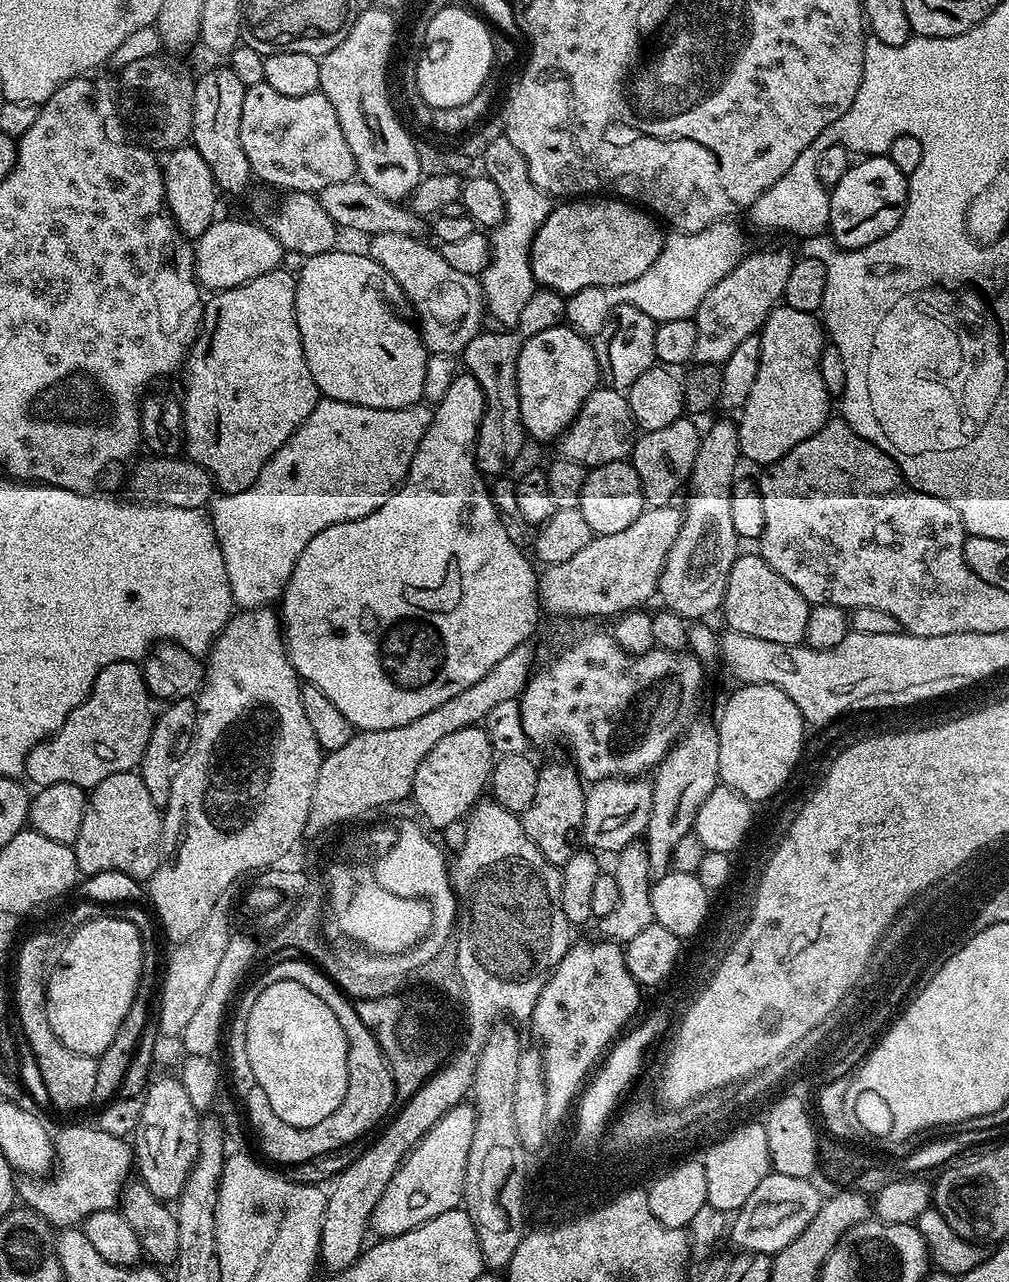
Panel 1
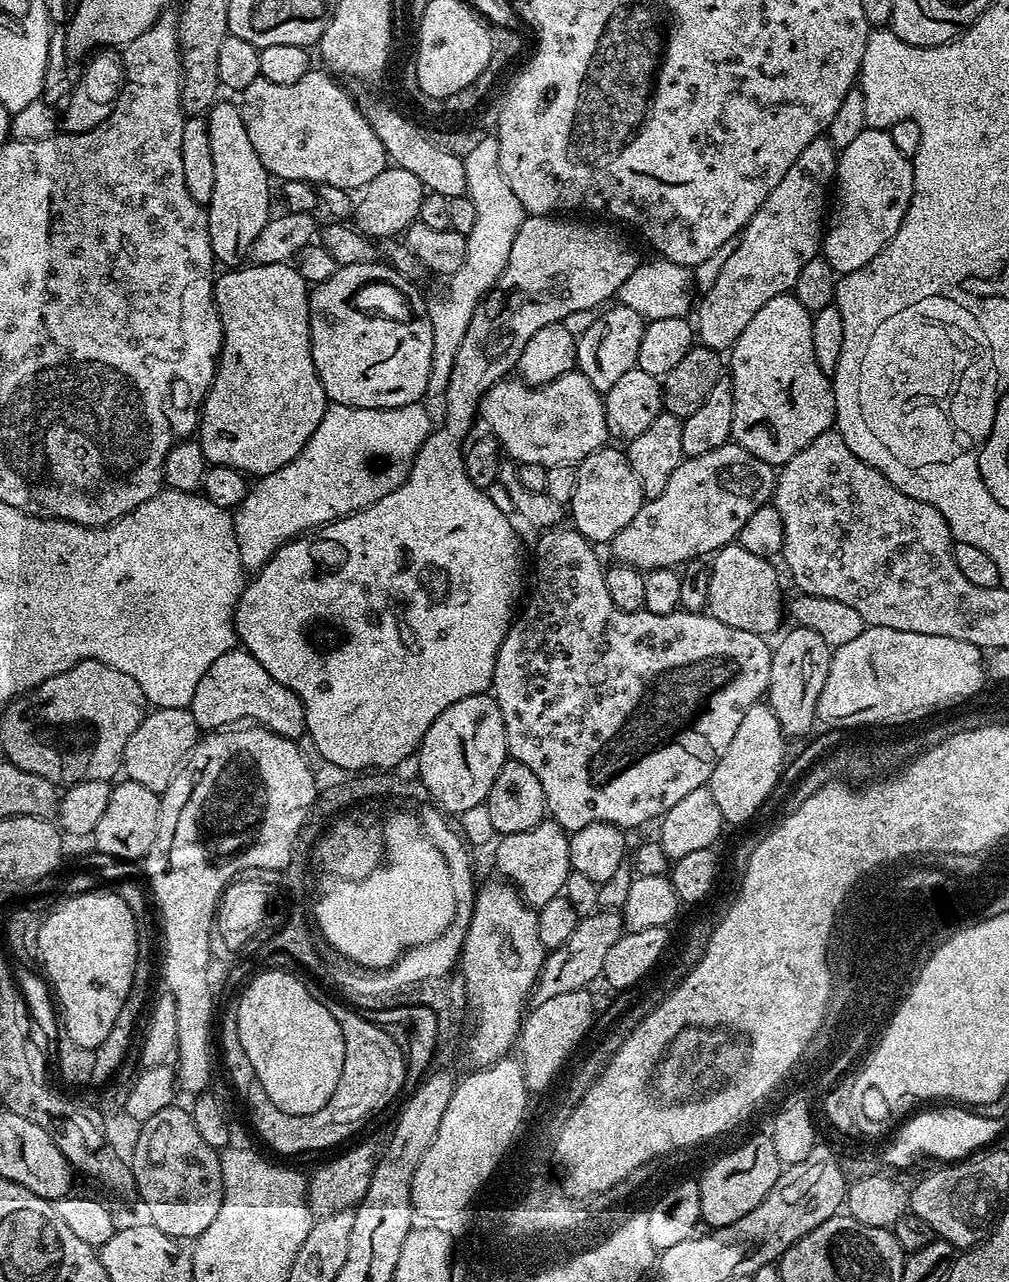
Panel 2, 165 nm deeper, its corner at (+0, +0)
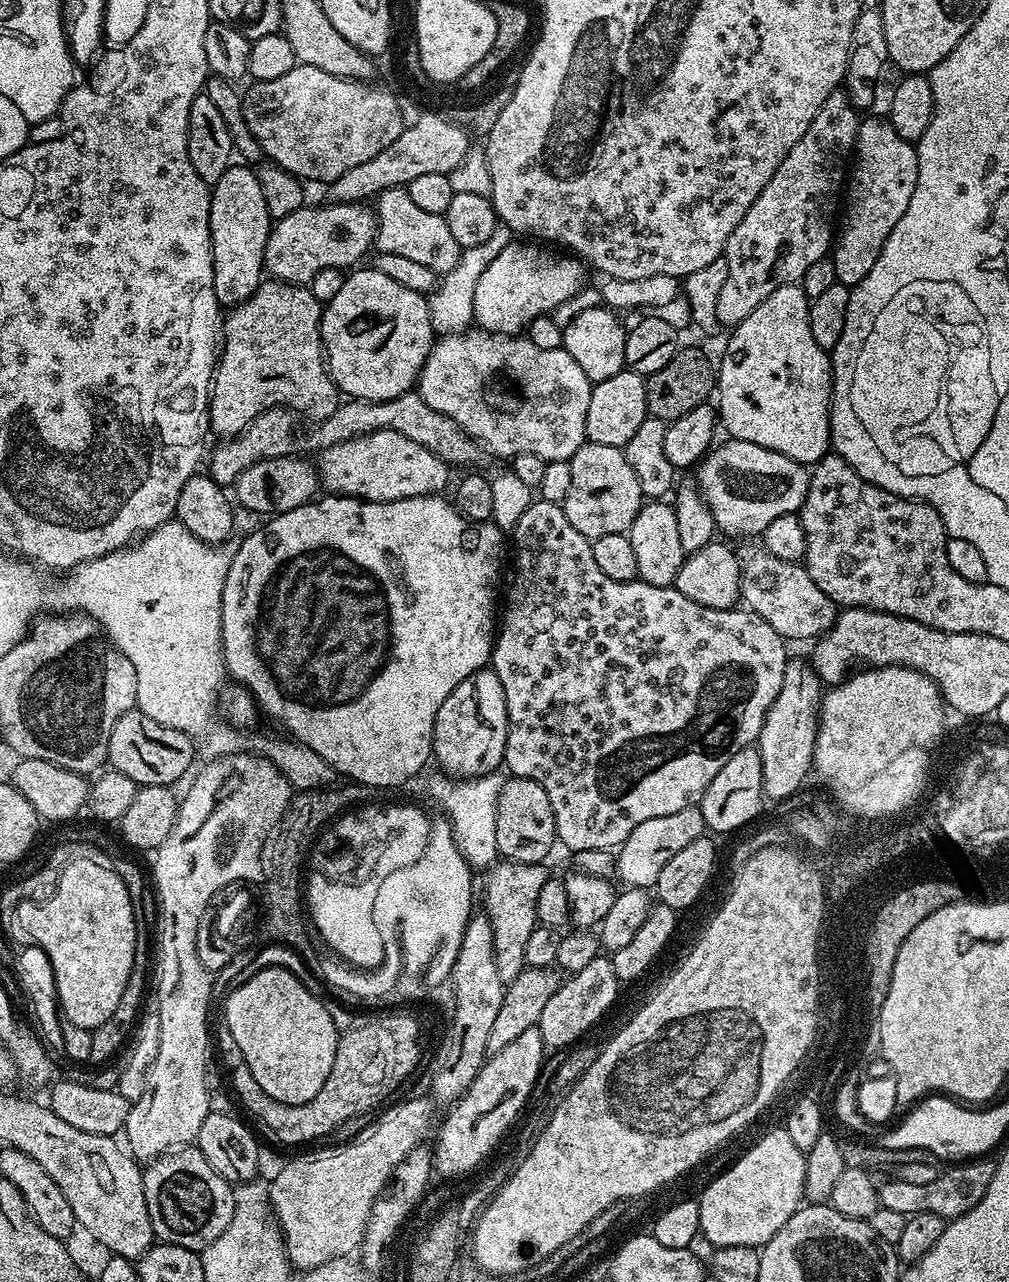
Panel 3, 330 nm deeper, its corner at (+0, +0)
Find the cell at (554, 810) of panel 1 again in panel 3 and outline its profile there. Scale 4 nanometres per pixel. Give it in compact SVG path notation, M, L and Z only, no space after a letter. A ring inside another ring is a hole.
M500 862L487 873L488 881L484 884L484 908L490 928L494 930L494 958L498 971L498 978L507 986L518 978L525 965L526 942L530 939L530 934L538 927L536 911L538 910L538 893L542 886L550 878L550 872L547 872L544 864L513 864L511 862Z

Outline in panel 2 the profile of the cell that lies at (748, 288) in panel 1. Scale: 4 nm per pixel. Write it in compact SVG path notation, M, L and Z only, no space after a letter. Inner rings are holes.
M827 135L818 137L802 150L794 166L786 170L782 182L778 182L766 202L758 206L736 240L734 254L726 259L714 286L699 297L694 312L694 332L703 347L727 353L738 334L746 330L754 314L758 314L770 298L795 289L798 270L813 260L822 248L822 221L826 216L824 187L833 183L837 159L837 149L832 147Z

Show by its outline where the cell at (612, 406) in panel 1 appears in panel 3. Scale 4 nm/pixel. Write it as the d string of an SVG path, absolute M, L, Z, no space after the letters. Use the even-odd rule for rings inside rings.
M473 326L463 332L441 335L433 343L420 371L418 391L426 406L454 418L493 457L538 454L538 458L546 461L569 461L586 443L586 410L590 406L592 385L582 366L570 358L563 346L542 350L530 339L503 336Z

